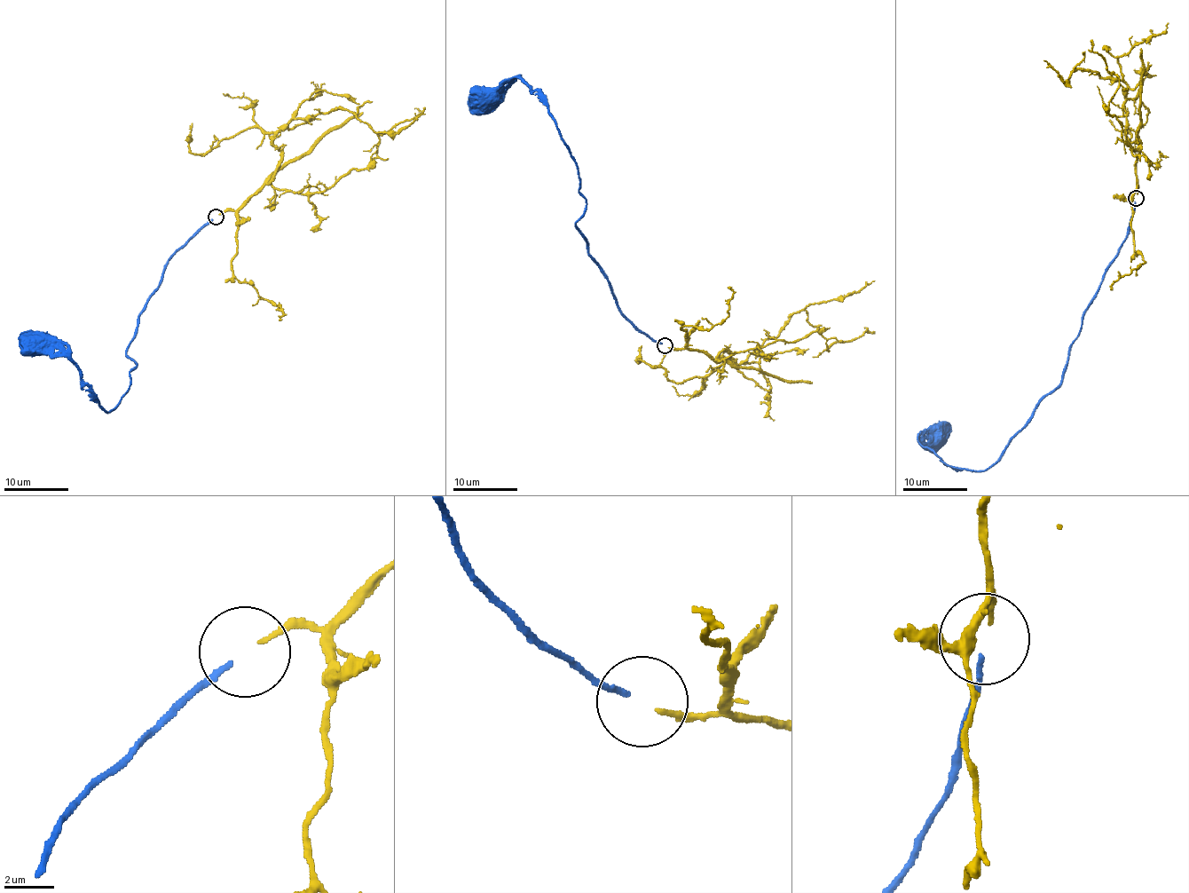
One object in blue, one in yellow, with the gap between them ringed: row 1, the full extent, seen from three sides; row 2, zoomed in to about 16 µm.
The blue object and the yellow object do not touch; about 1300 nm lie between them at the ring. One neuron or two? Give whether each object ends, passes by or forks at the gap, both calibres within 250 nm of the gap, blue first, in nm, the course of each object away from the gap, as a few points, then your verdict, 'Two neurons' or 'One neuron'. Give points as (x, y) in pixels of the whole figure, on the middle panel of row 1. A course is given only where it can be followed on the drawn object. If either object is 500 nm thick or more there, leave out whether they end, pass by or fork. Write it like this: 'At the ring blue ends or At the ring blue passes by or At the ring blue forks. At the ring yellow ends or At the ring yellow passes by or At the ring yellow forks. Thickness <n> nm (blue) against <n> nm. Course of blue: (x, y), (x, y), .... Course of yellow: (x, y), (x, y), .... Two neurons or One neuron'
At the ring blue ends. At the ring yellow ends. Thickness 200 nm (blue) against 160 nm. Course of blue: (661, 343), (641, 332), (617, 305), (576, 225), (586, 208), (579, 172), (546, 97), (515, 77), (486, 100). Course of yellow: (667, 347), (716, 358), (725, 349), (728, 357), (722, 357), (736, 364), (812, 303), (847, 296), (875, 280). One neuron

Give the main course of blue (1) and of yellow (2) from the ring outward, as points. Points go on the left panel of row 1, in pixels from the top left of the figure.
1: (212, 219), (167, 261), (137, 323), (127, 354), (137, 368), (119, 406), (106, 413), (66, 357), (37, 343)
2: (218, 214), (266, 185), (280, 158), (272, 138), (292, 119), (342, 107), (377, 132), (397, 132), (425, 114)

